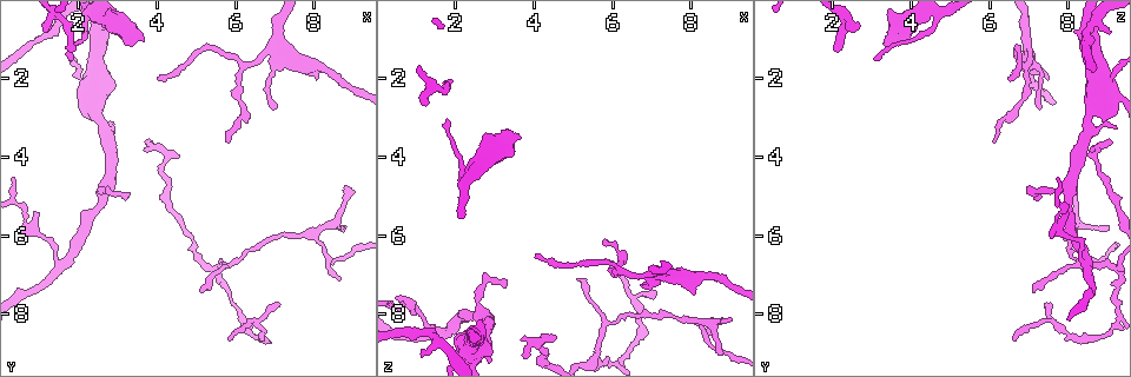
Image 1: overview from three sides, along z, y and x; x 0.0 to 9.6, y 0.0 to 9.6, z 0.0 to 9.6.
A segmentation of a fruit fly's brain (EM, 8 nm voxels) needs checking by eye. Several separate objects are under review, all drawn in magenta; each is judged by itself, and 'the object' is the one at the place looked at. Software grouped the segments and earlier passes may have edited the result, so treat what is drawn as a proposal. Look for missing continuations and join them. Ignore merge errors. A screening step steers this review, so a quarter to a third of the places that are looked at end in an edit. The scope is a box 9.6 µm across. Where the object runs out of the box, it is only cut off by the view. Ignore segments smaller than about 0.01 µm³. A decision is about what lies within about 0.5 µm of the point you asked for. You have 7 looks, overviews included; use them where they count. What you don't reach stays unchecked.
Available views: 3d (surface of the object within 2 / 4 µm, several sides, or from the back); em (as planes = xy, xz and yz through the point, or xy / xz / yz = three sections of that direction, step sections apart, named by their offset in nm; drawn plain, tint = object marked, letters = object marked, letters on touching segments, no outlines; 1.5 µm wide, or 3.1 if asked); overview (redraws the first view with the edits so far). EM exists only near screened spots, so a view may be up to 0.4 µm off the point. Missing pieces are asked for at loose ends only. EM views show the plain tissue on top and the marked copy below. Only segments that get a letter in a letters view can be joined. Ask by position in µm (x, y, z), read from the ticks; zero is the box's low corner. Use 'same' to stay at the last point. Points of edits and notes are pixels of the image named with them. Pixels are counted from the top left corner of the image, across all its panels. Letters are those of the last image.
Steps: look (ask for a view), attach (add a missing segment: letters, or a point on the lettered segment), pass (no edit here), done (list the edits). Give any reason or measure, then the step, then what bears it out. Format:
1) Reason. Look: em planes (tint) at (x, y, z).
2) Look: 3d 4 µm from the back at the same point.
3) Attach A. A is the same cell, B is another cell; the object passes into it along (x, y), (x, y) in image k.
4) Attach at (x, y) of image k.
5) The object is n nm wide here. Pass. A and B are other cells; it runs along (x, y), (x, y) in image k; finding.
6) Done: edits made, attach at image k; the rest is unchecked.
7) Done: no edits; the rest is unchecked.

Thin end. Look: 3d 4 µm at (7.00, 2.80, 7.25).

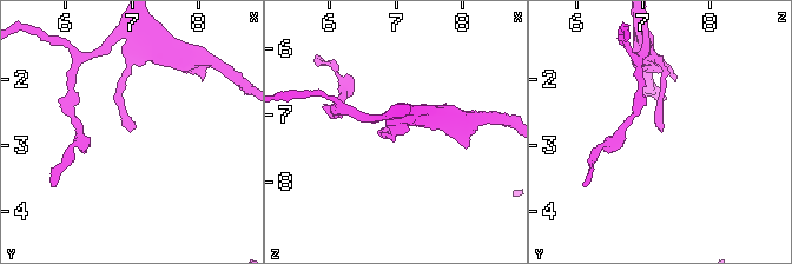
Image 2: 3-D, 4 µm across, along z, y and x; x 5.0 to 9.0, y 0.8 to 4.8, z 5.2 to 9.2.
Shape alone is not enough. Look: em planes (letters) at (6.95, 2.85, 7.25).

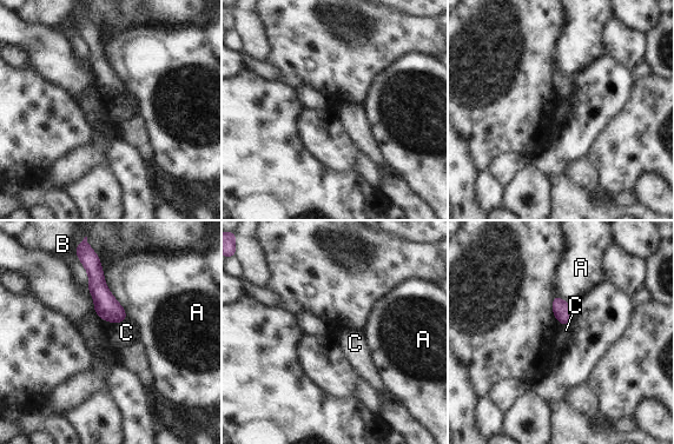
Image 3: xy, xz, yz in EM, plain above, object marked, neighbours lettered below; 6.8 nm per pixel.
Pass. A, B and C are other cells; it runs along (87, 266), (119, 318) in image 3; none of them fits.

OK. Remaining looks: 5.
Look: em planes (letters) at (5.80, 3.70, 6.05).

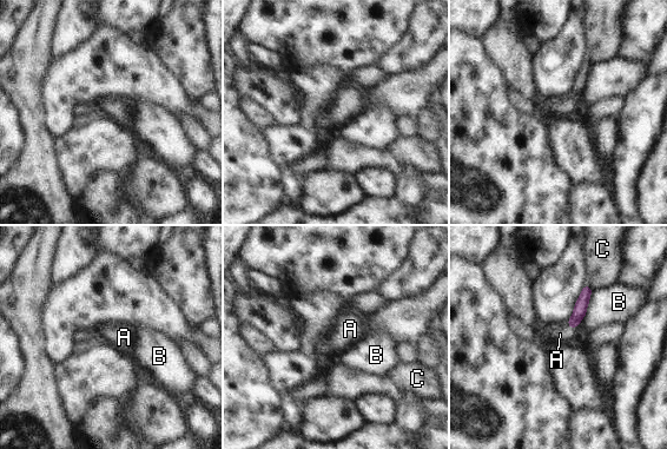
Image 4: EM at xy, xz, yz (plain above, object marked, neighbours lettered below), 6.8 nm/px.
The longest contact is with B, 240 nm. Attach A. A is the same cell, B and C are other cells; the object passes into it along (581, 305), (569, 327), (560, 334) in image 4; it goes on there.

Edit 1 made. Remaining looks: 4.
Thin end. Look: 3d 2 µm at (7.10, 7.65, 7.50).

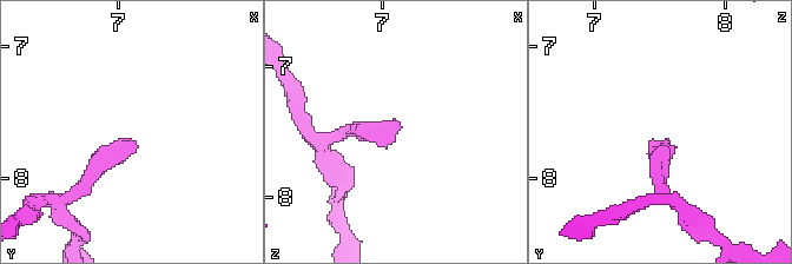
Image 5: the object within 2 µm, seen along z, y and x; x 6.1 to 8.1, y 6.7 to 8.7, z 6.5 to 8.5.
Now the EM. Look: em yz step 4 (letters) at (7.12, 7.70, 7.46).

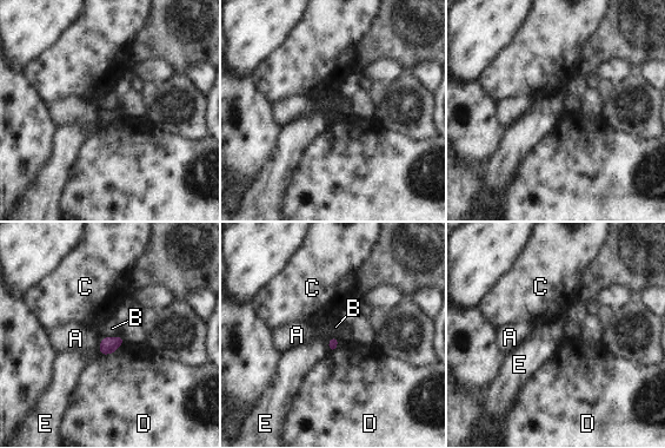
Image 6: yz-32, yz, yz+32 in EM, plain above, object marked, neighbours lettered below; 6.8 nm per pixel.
Look: em planes (letters) at the same point.

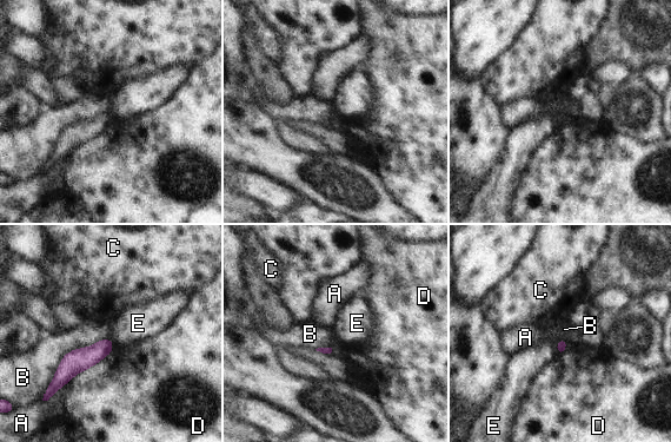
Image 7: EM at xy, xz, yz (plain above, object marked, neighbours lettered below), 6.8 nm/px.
Pass. A, B, C, D and E are other cells; a border runs along (111, 338), (68, 351), (46, 389) in image 7; none of them fits.

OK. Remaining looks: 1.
Done: edits made, attach at image 4; the rest is unchecked.

